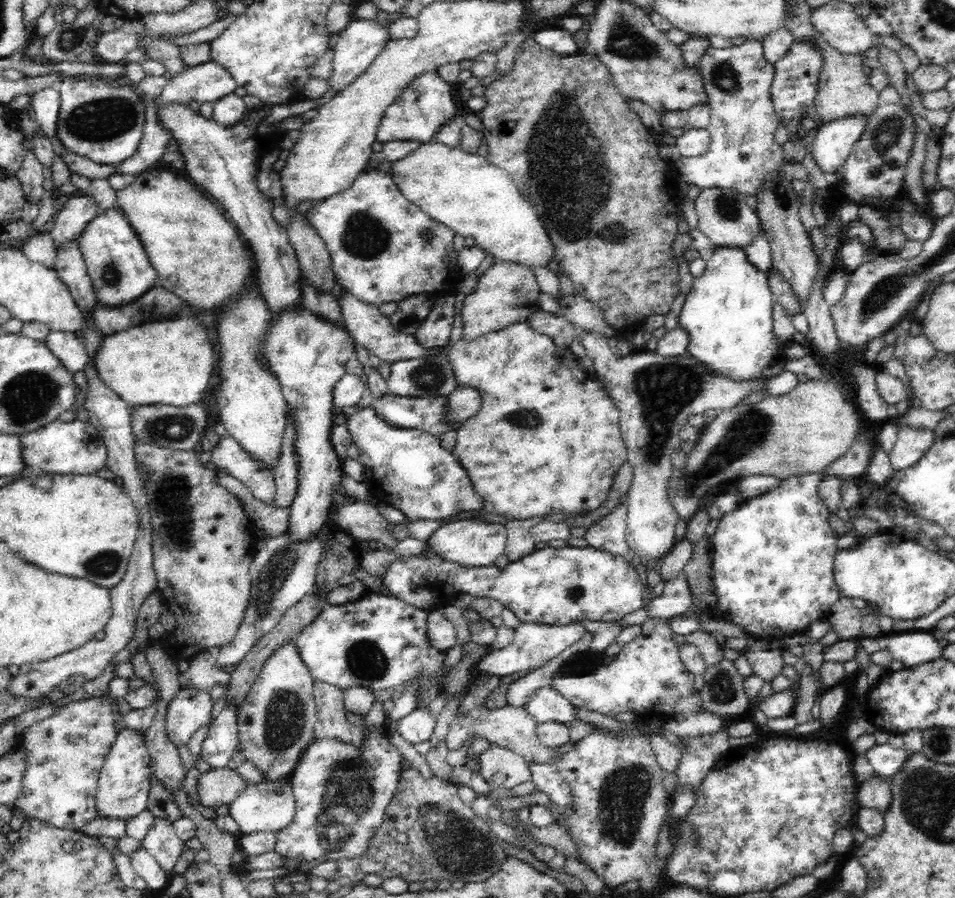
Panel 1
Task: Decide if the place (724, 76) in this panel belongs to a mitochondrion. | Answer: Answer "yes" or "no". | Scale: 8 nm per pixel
yes

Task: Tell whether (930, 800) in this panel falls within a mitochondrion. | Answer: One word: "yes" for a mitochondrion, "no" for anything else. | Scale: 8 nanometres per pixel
yes

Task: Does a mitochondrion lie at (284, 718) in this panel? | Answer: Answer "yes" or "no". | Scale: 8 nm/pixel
yes

